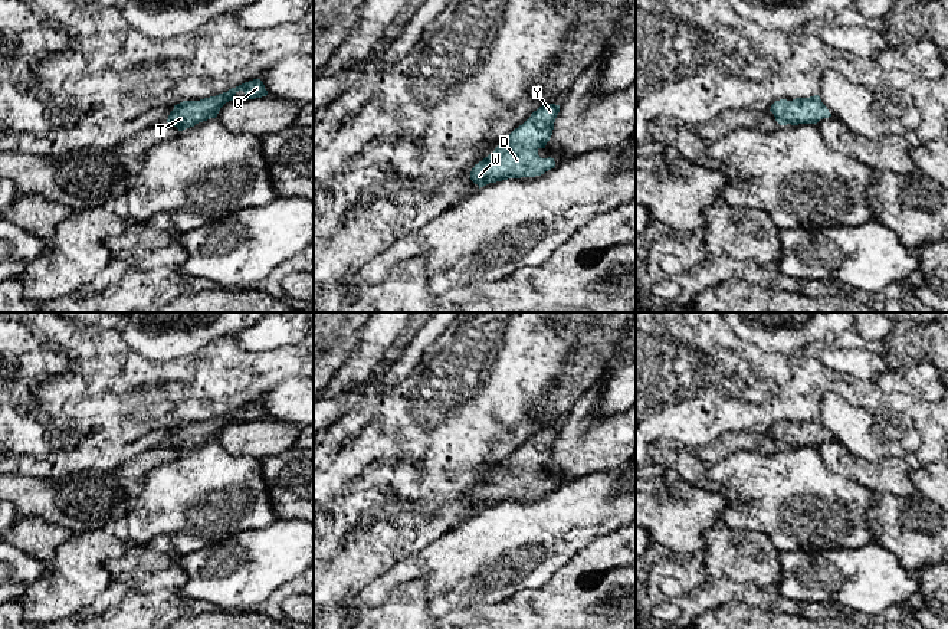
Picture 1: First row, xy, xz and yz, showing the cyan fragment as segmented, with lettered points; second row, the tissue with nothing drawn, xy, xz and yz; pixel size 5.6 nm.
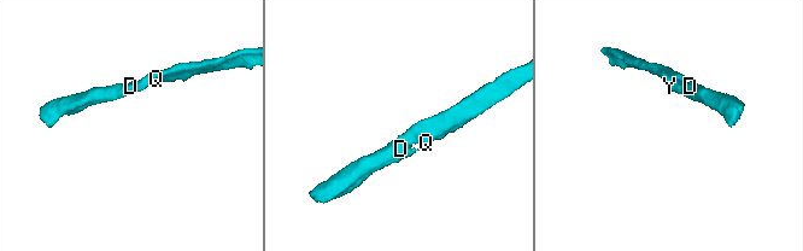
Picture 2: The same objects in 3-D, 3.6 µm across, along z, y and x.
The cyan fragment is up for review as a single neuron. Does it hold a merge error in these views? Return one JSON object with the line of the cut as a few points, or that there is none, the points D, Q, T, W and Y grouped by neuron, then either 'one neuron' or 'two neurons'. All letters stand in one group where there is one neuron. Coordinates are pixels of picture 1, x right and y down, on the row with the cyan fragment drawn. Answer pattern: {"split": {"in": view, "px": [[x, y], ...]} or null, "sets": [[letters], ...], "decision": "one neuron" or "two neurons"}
{"split": null, "sets": [["D", "Q", "T", "W", "Y"]], "decision": "one neuron"}

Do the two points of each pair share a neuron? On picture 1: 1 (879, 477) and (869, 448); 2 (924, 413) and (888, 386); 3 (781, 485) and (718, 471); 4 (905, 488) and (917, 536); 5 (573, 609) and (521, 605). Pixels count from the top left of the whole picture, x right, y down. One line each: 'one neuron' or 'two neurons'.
1: two neurons
2: two neurons
3: one neuron
4: two neurons
5: one neuron

